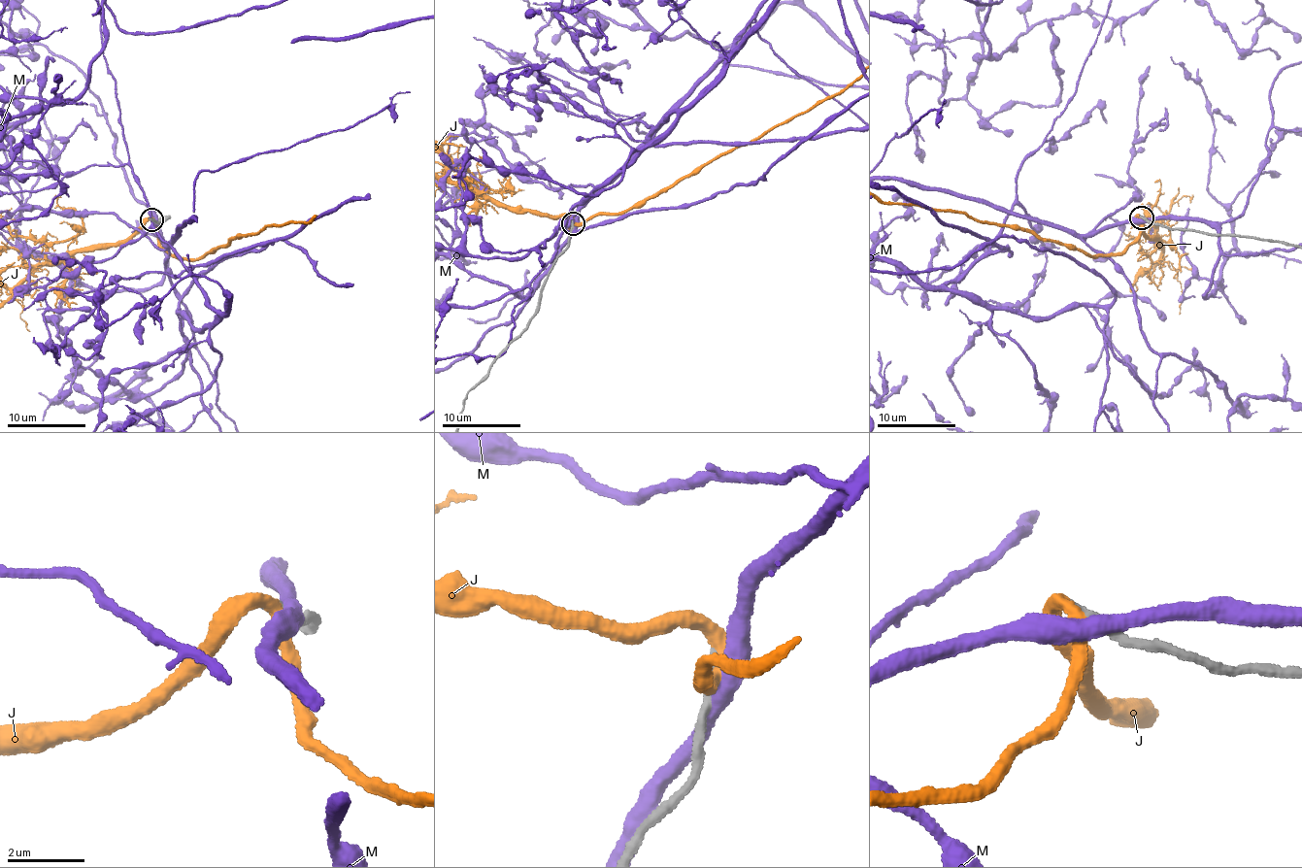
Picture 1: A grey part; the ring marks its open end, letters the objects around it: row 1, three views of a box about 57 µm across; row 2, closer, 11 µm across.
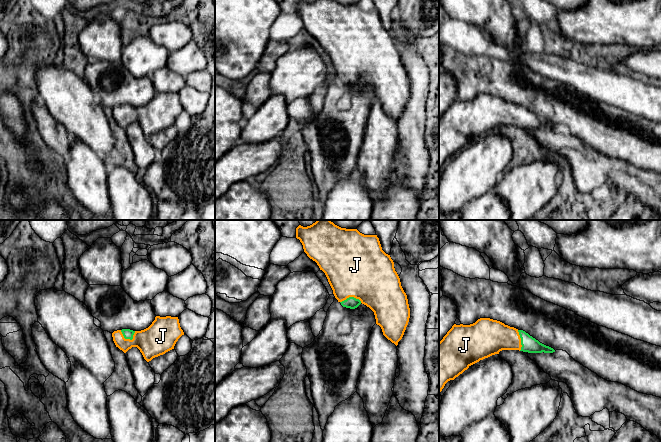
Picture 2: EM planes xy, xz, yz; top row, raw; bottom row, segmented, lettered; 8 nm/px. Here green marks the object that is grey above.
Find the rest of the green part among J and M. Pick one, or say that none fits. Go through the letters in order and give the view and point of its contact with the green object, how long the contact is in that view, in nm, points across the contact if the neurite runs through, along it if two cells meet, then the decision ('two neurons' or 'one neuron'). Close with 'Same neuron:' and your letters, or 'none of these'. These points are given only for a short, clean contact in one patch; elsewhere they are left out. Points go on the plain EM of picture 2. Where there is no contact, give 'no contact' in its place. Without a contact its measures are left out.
J: xy (125, 114) | 130 nm | one neuron
M: no contact | two neurons
Same neuron: J

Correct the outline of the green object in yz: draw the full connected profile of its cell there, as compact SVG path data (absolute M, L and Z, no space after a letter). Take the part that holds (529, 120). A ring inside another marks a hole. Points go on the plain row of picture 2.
M480 94L470 101L454 100L439 118L439 170L448 157L454 156L471 141L499 130L502 126L519 126L528 129L555 128L553 124L540 119L525 107L490 94Z

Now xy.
M156 92L152 100L141 107L122 105L112 109L116 123L124 129L137 123L147 138L174 125L182 111L178 93L171 92Z

